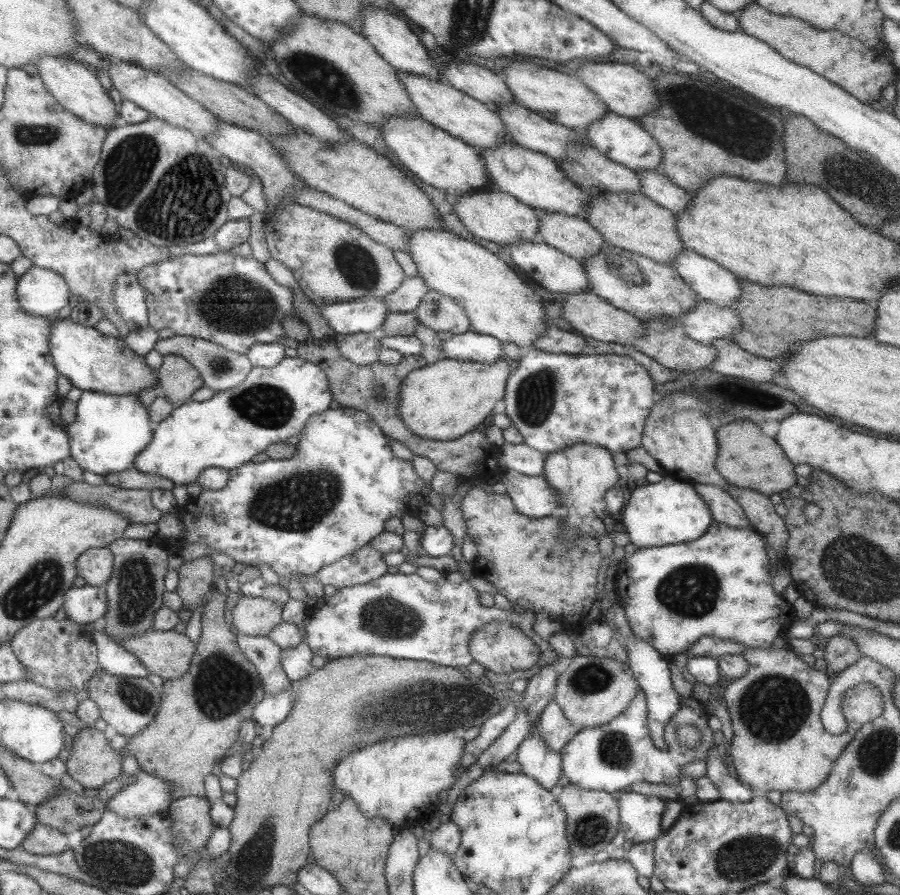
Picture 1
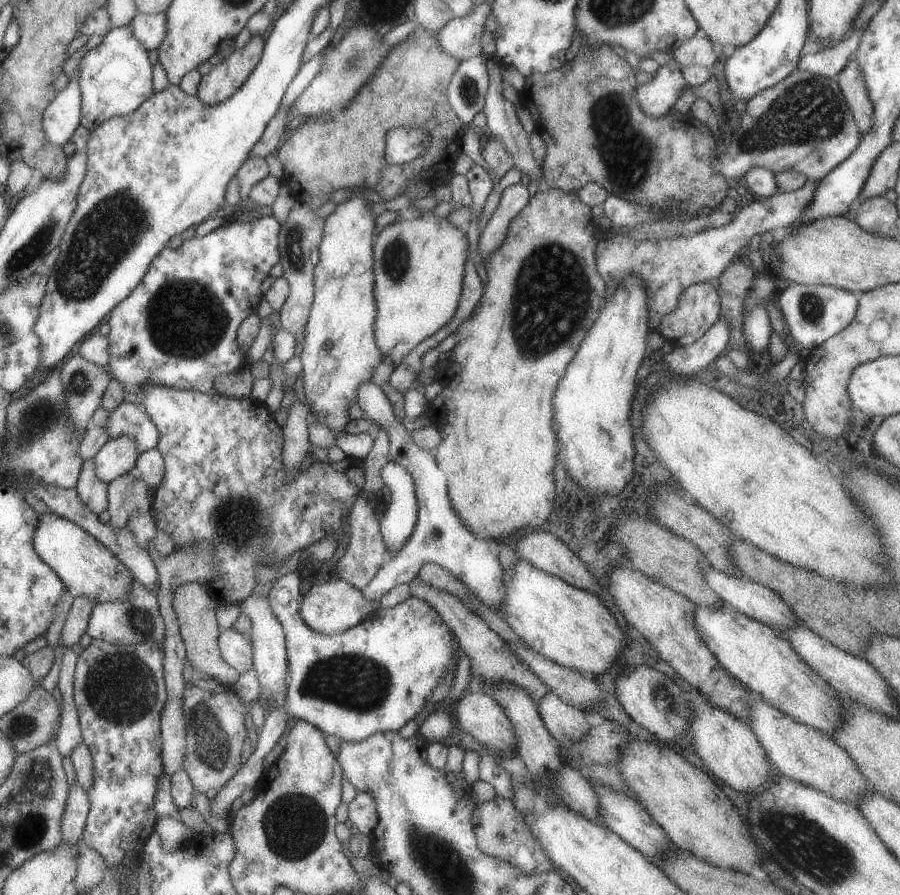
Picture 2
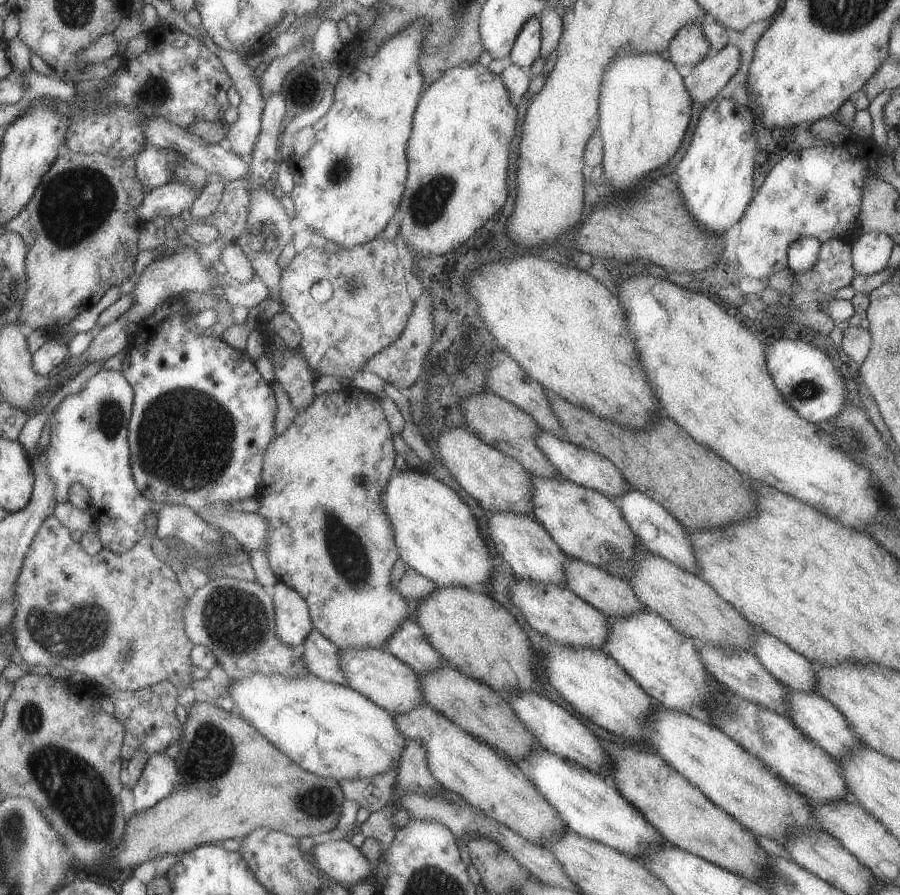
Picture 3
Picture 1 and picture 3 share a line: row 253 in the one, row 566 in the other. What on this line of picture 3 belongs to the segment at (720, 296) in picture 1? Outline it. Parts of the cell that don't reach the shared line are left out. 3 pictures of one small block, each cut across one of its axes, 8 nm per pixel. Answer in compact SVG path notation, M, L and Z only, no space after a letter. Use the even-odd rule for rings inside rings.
M629 483L623 484L623 486L625 486L625 492L619 498L614 498L613 502L619 508L623 520L627 522L627 526L631 528L631 532L635 534L638 545L651 554L667 559L681 570L696 575L699 568L697 568L697 560L693 556L691 542L687 538L687 529L668 510L665 510L663 505L649 498L648 495L641 494Z

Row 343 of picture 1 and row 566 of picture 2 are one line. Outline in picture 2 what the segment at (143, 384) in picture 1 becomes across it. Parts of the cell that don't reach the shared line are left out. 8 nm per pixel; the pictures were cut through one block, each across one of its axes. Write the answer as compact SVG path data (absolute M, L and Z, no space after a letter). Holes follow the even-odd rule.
M50 512L38 516L37 526L33 530L33 540L31 540L33 548L37 556L59 577L69 594L74 597L85 596L92 603L113 602L125 598L127 590L131 588L131 582L135 580L131 572L108 548L79 528L77 524L65 518L59 518Z

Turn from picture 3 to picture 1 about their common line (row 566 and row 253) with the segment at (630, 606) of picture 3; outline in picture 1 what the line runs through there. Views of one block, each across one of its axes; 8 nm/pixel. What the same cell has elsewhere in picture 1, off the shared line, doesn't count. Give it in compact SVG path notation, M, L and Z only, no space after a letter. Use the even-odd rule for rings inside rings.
M544 211L540 215L538 234L532 241L544 242L580 261L597 254L607 244L581 215L567 216Z

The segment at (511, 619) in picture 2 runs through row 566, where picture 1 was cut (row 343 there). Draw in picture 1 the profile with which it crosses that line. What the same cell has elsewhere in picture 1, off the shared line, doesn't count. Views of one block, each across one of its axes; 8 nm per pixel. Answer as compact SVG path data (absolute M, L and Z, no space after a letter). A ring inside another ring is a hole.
M445 228L411 230L408 252L429 289L451 297L470 320L472 331L513 342L519 349L533 346L549 326L541 297L488 249Z

